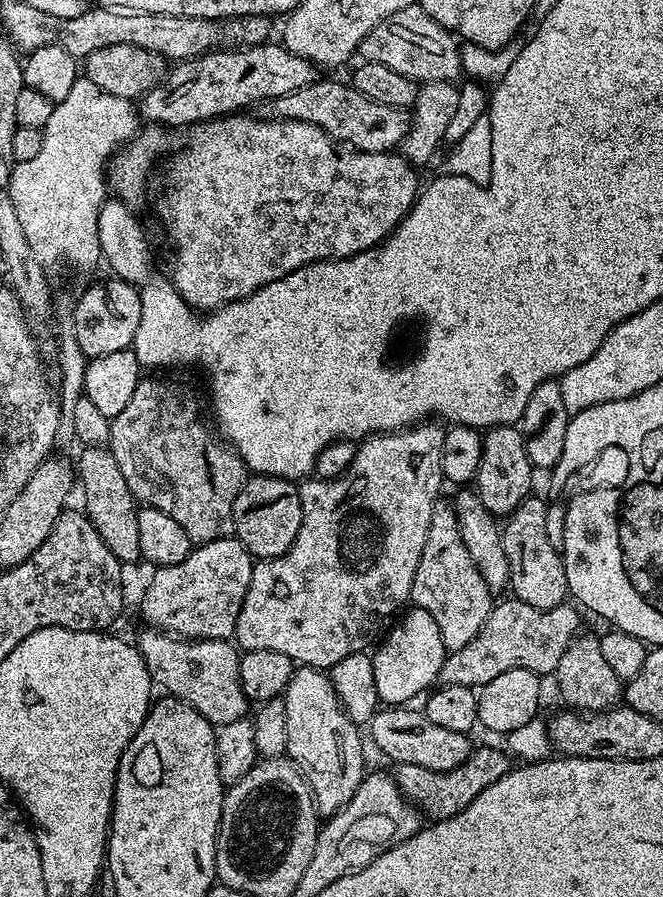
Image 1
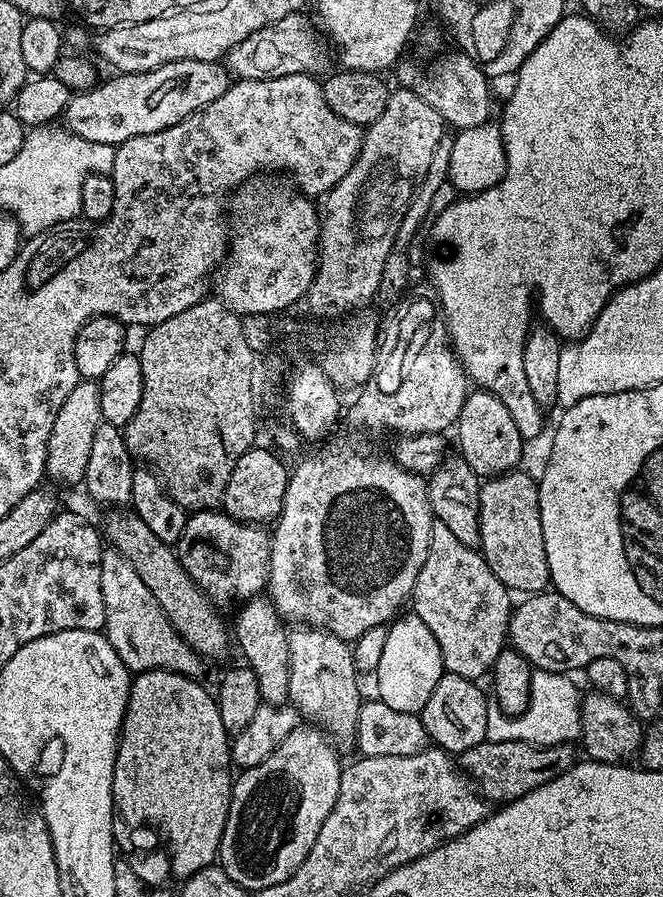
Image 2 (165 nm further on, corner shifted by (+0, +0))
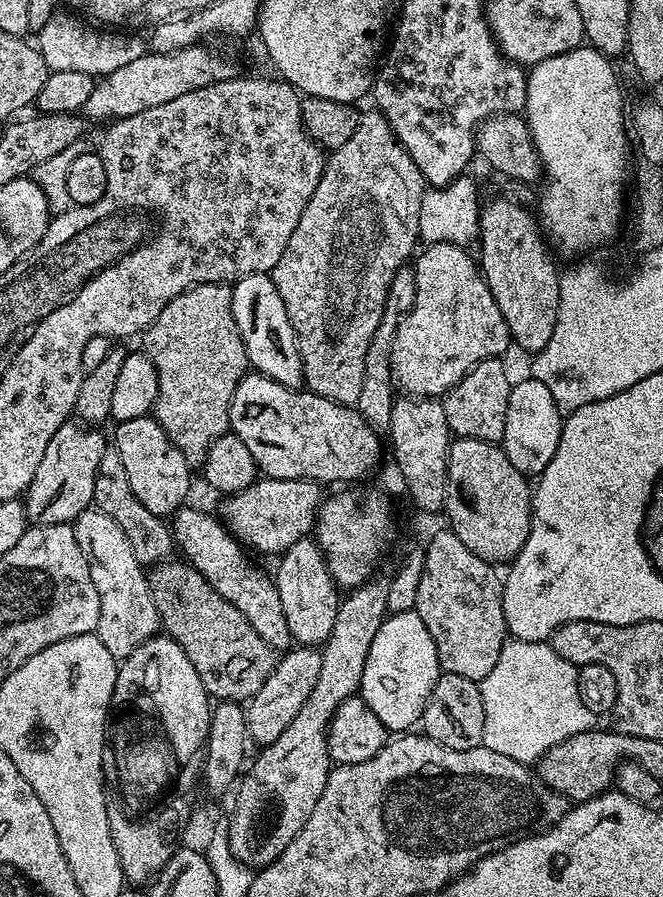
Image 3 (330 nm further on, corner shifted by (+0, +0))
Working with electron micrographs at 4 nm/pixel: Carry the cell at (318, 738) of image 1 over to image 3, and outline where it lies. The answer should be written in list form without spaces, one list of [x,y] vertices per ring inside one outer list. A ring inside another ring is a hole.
[[[312,538],[299,540],[279,560],[280,565],[274,571],[274,583],[278,598],[282,598],[282,614],[286,614],[286,626],[290,626],[293,641],[300,646],[323,645],[334,630],[334,618],[338,618],[342,596],[328,573],[320,545]]]

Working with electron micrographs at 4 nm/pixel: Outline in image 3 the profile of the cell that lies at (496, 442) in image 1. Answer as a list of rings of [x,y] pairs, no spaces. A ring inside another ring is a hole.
[[[500,358],[478,362],[443,397],[449,433],[460,438],[469,436],[475,440],[503,441],[504,415],[508,409],[513,385],[513,381],[508,380],[504,362]]]

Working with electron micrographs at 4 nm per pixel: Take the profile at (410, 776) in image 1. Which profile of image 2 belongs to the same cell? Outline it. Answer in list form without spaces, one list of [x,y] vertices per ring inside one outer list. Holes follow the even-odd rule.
[[[487,739],[459,753],[458,764],[485,800],[507,802],[530,794],[530,790],[538,790],[538,786],[546,786],[546,782],[558,778],[558,774],[570,770],[578,760],[578,752],[576,756],[574,749],[572,744],[531,744],[521,740],[494,742]]]

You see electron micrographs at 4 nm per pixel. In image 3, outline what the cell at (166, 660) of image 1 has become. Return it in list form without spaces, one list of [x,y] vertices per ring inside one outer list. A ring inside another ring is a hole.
[[[89,510],[74,521],[76,536],[86,546],[90,578],[98,589],[100,617],[94,633],[119,662],[124,660],[142,642],[151,640],[161,631],[160,615],[154,606],[145,565],[138,562],[130,538],[122,534],[122,526],[98,510]]]

